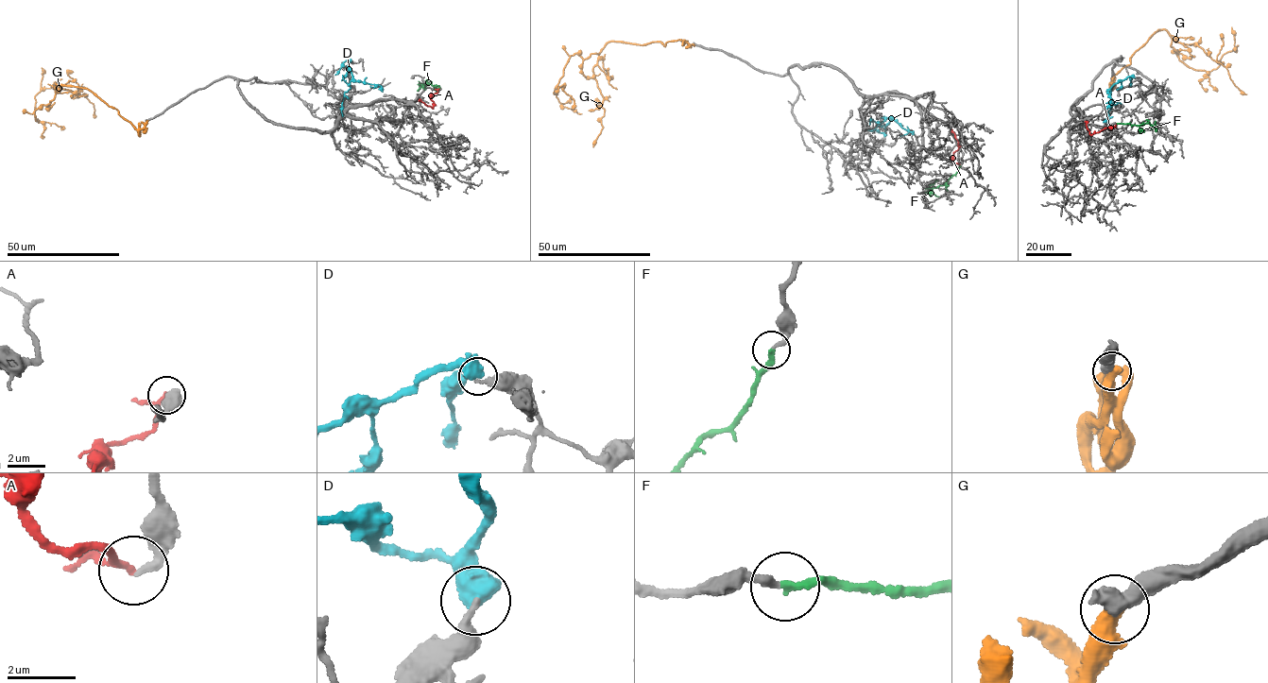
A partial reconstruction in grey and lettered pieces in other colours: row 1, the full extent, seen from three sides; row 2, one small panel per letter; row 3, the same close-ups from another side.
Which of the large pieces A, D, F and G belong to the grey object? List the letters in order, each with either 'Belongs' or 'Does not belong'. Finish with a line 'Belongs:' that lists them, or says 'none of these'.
A: Does not belong
D: Does not belong
F: Belongs
G: Does not belong
Belongs: F

